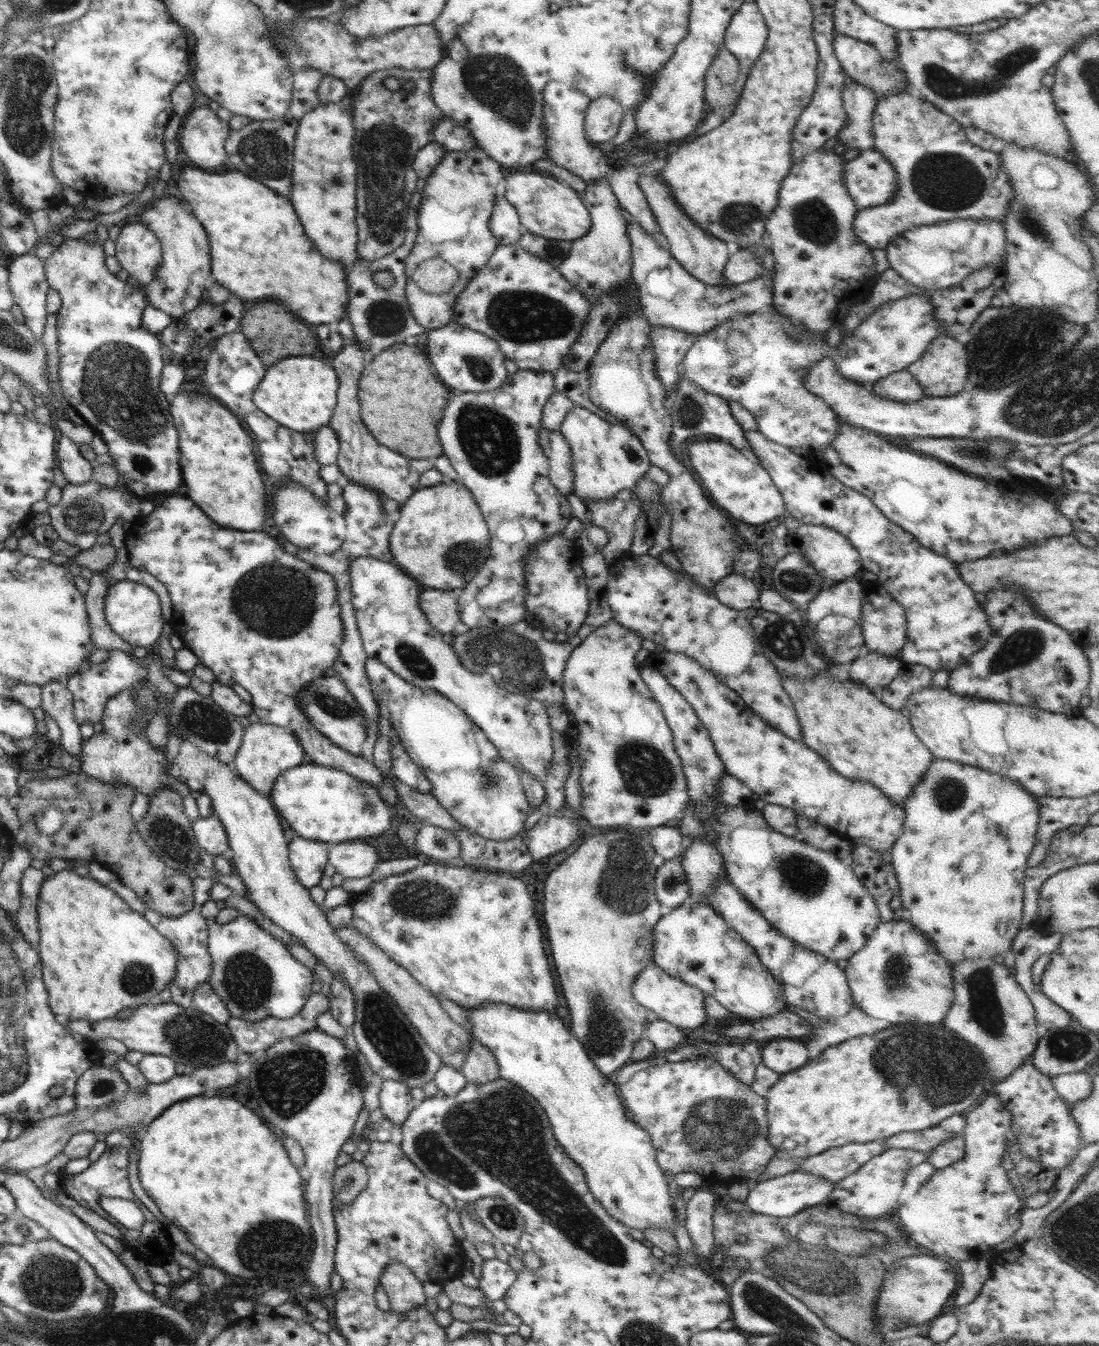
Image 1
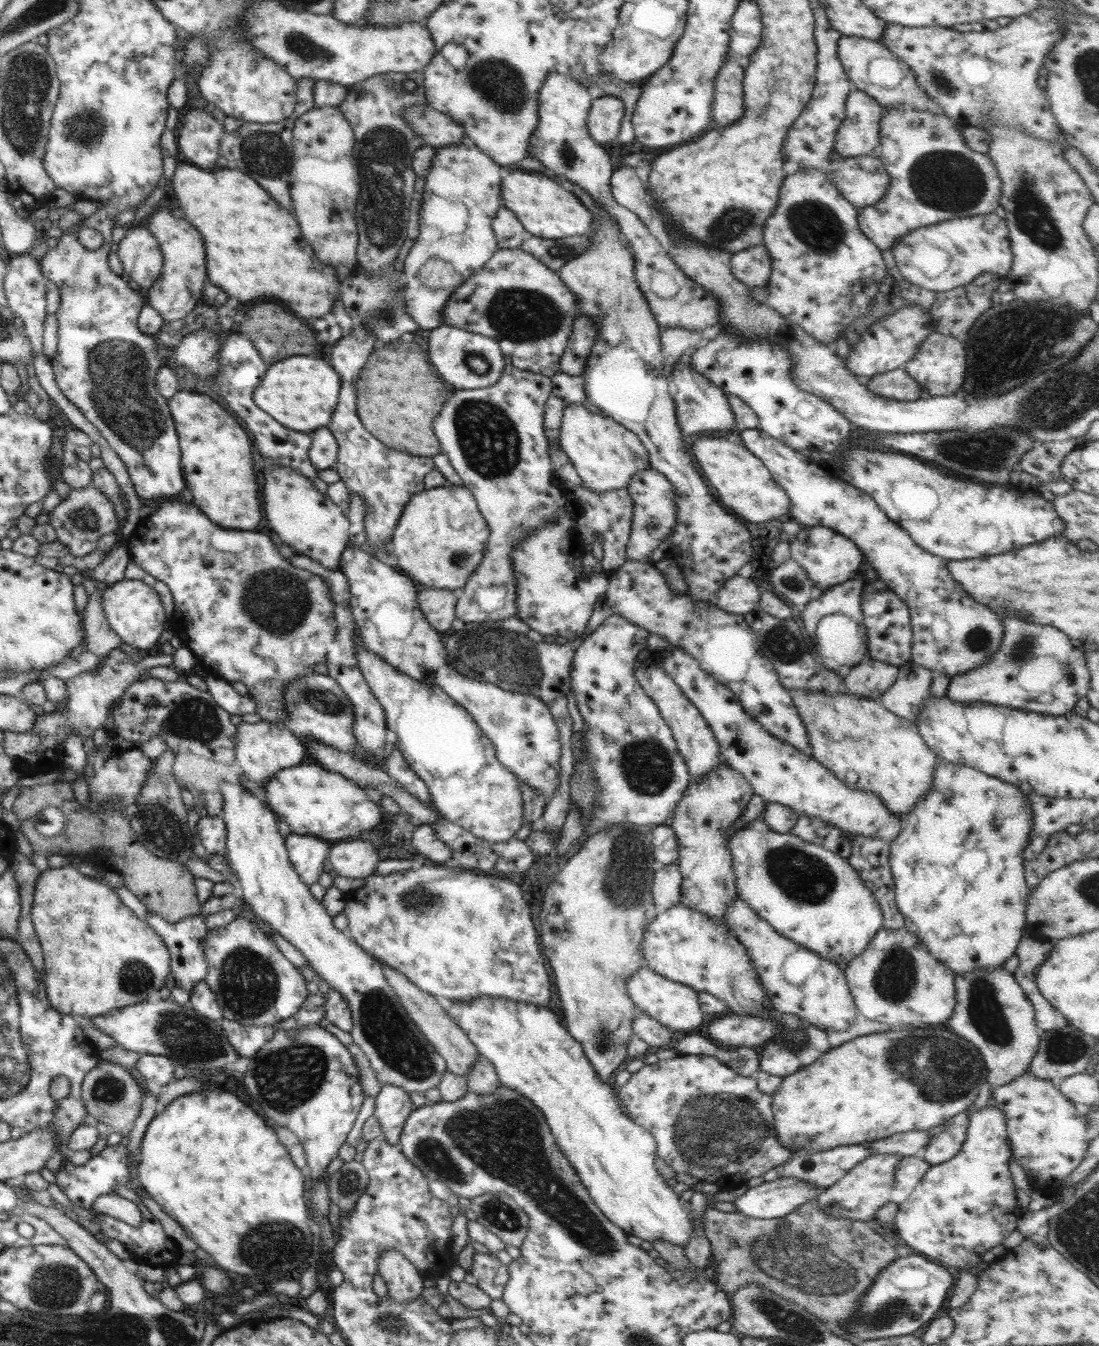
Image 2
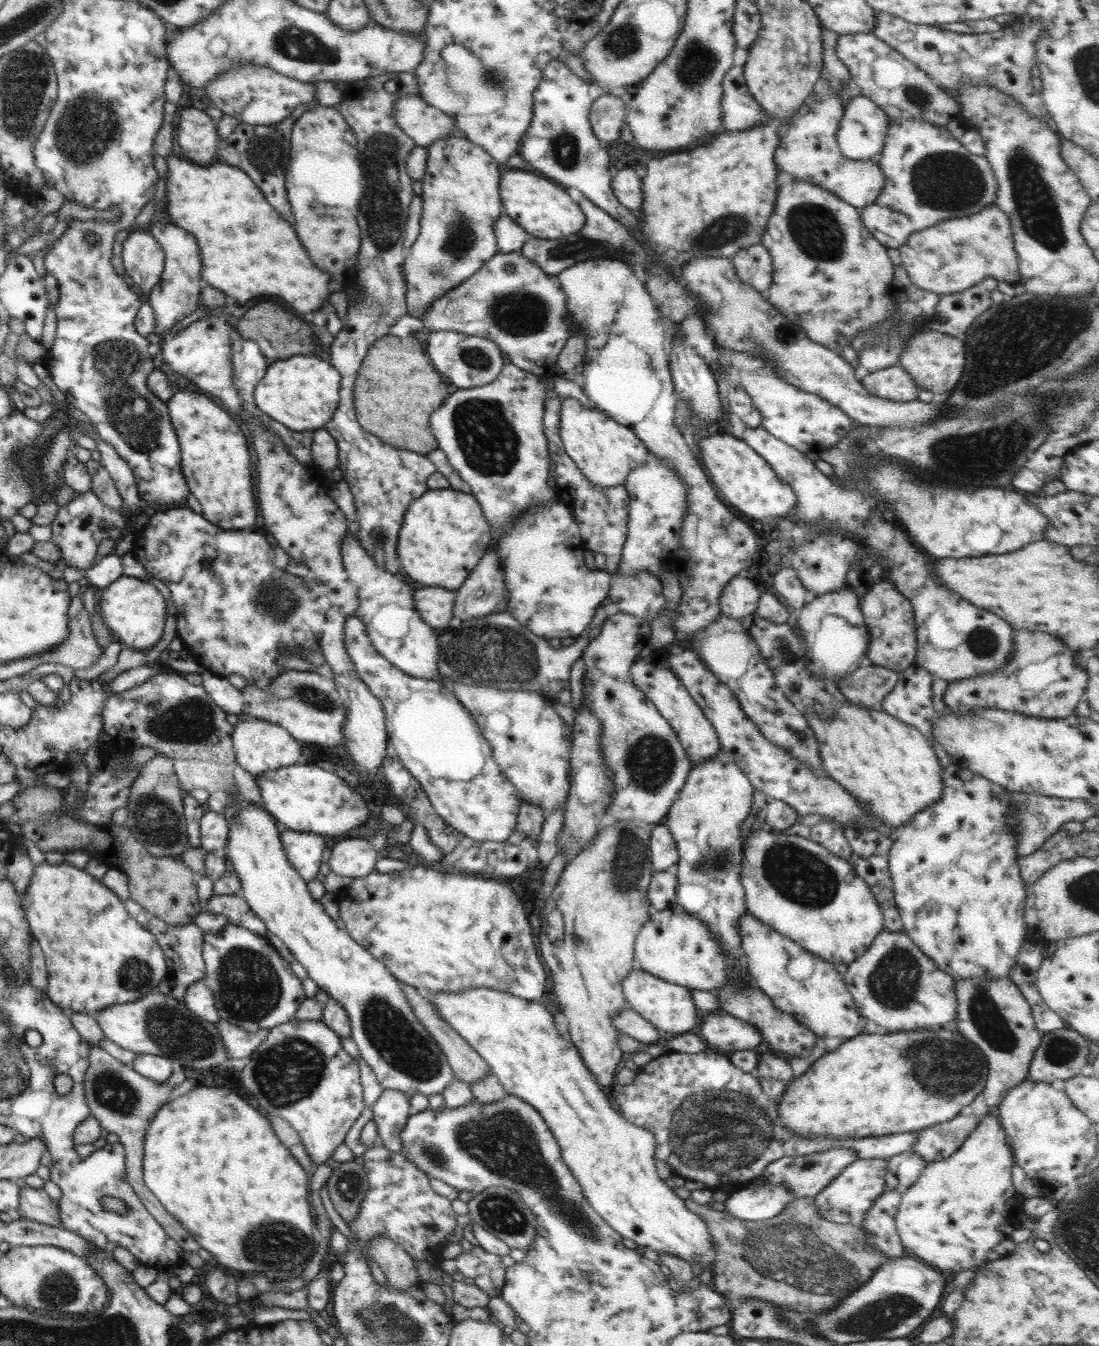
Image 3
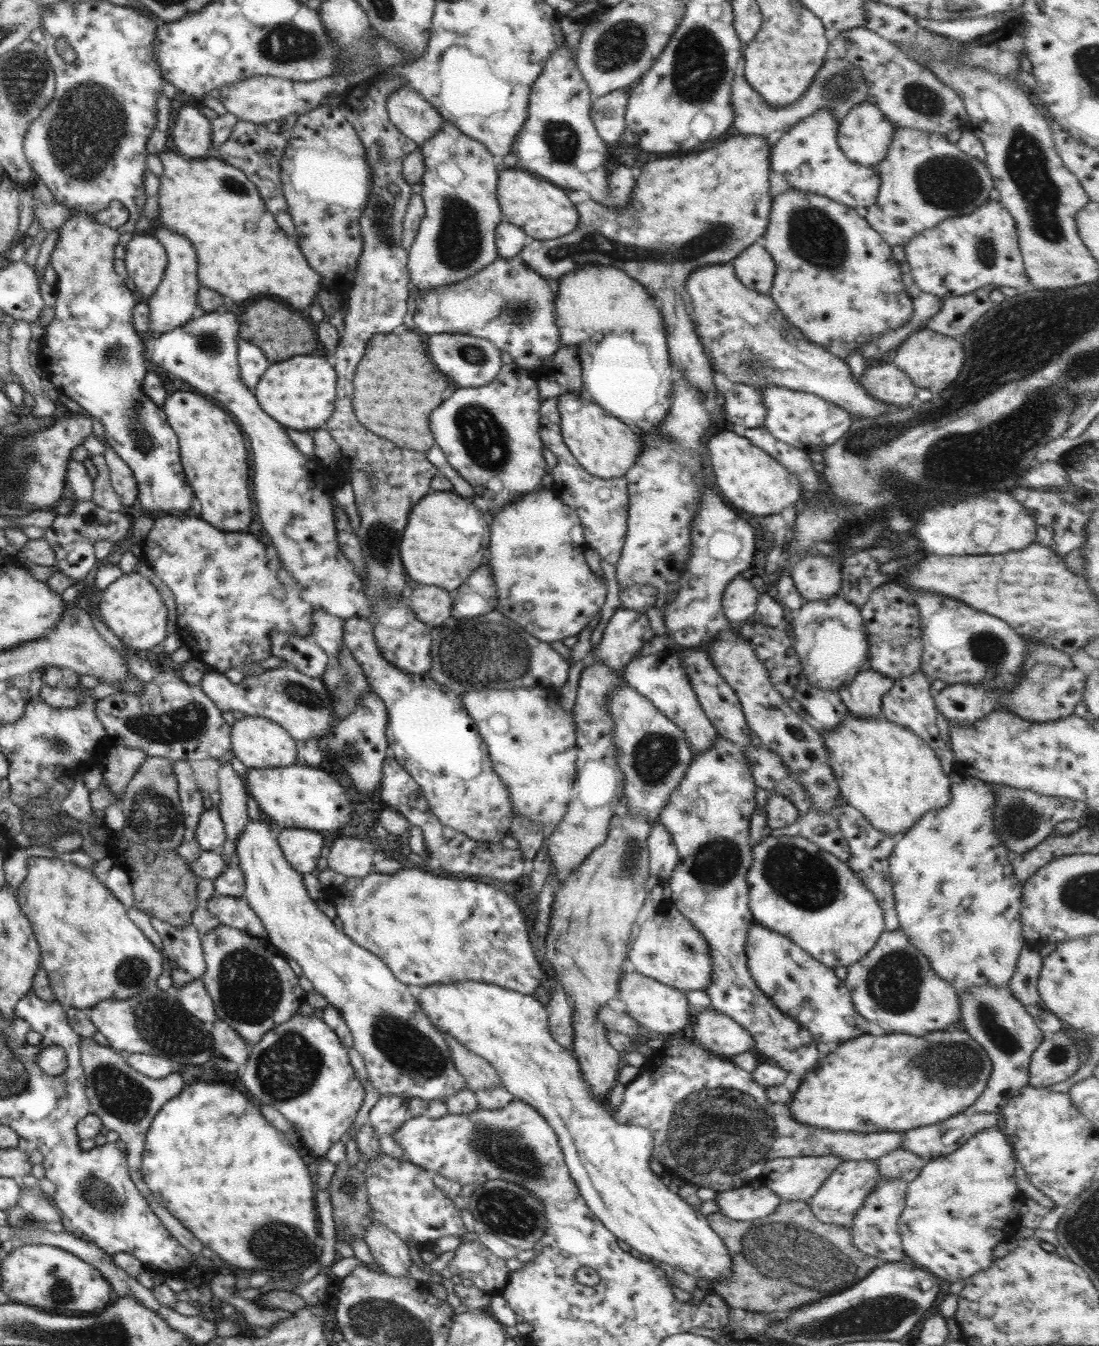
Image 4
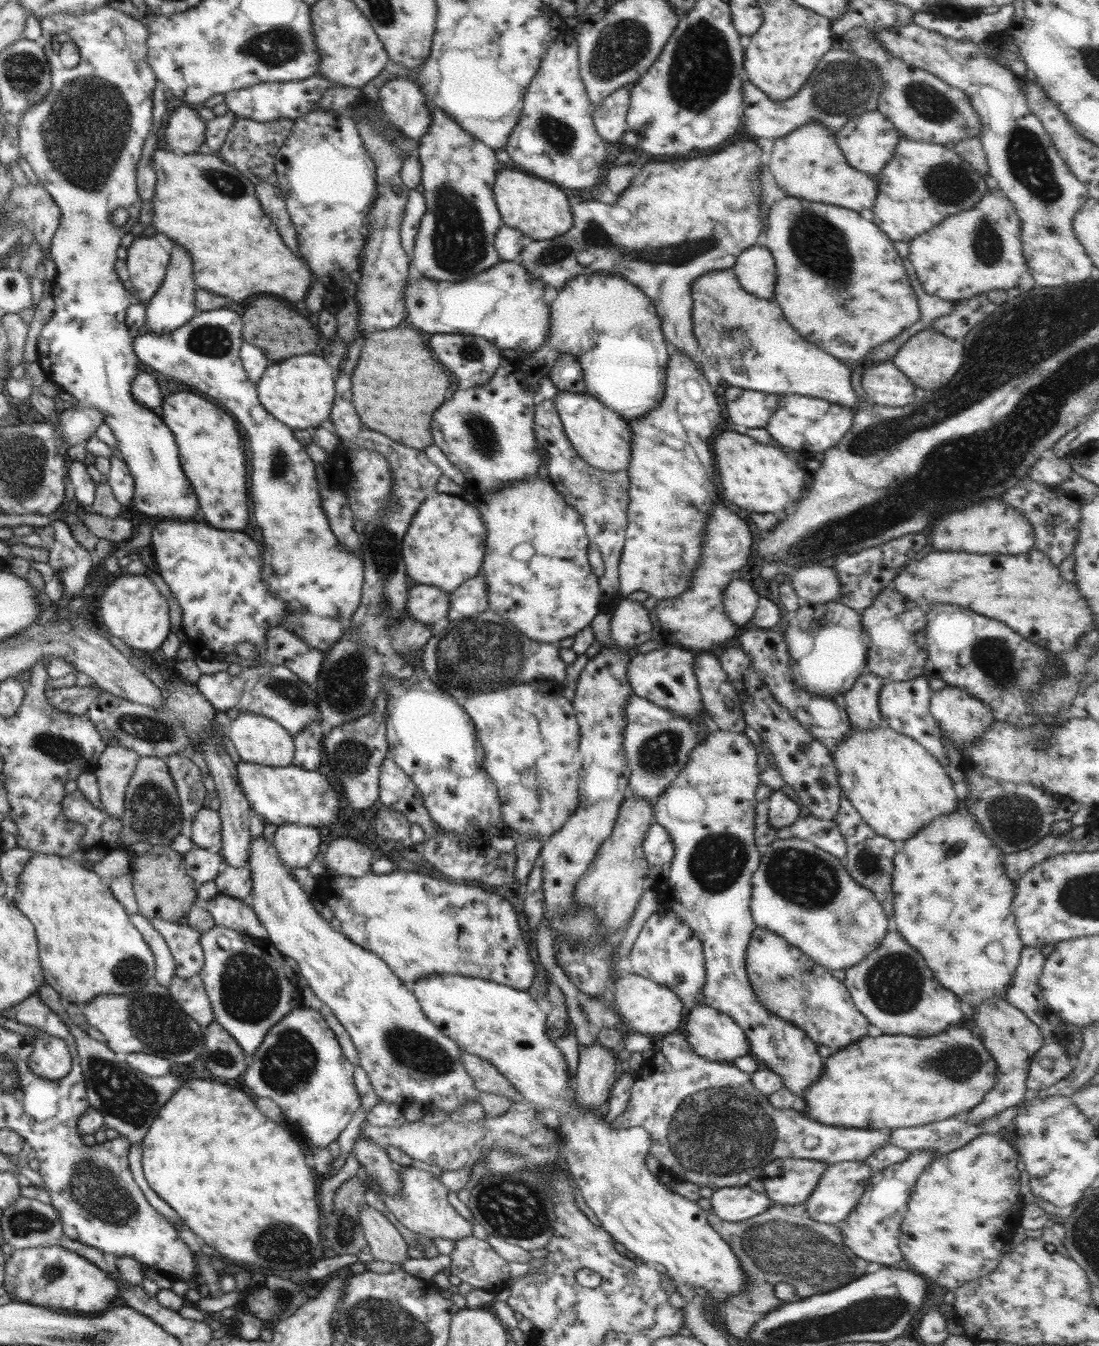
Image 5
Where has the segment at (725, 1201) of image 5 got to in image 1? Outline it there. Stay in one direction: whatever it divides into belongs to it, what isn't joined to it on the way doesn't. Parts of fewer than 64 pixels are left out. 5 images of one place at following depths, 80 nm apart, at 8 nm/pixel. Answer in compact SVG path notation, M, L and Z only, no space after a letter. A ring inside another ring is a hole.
M798 1170L772 1179L761 1180L754 1188L749 1190L749 1194L743 1203L756 1214L777 1216L778 1218L781 1216L788 1217L805 1208L824 1203L830 1196L835 1184L836 1182L828 1182L817 1174Z

